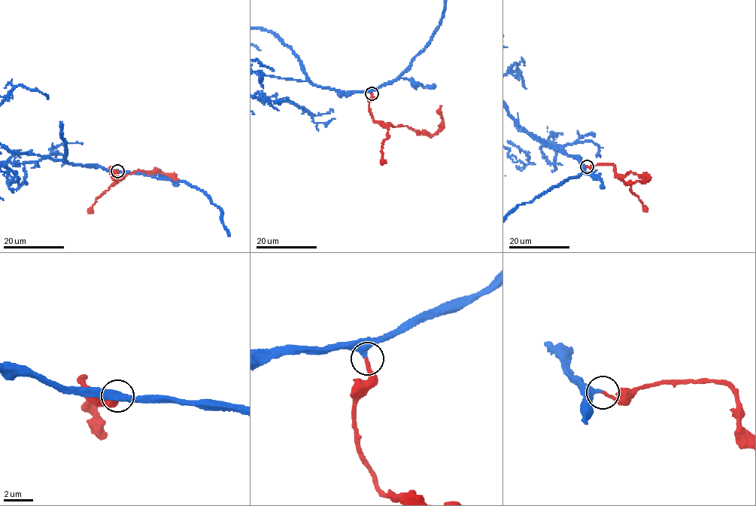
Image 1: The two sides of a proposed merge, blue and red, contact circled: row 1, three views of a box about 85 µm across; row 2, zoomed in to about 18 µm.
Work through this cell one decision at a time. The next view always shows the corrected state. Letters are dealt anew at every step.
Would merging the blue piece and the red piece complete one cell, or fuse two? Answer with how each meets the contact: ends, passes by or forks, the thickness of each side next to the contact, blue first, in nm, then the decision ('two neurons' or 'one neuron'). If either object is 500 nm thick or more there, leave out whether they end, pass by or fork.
blue ends; red ends; calibres 480 and 240 nm; one neuron

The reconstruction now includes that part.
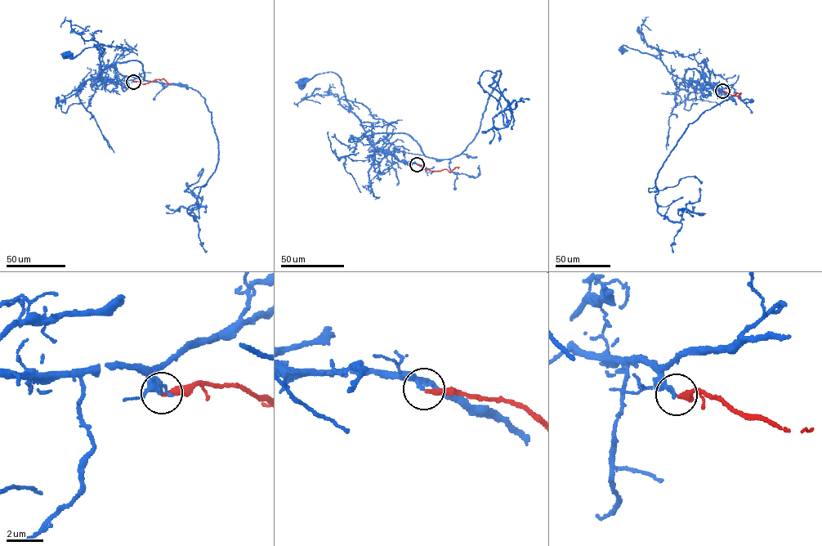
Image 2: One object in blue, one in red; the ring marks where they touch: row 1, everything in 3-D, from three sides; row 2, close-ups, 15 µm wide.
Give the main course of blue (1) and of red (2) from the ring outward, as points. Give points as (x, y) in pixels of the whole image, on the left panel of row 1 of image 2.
1: (133, 82), (113, 82), (100, 78), (100, 57), (104, 50), (101, 47), (85, 48), (75, 56), (65, 55)
2: (133, 82), (145, 83), (163, 78), (168, 85)

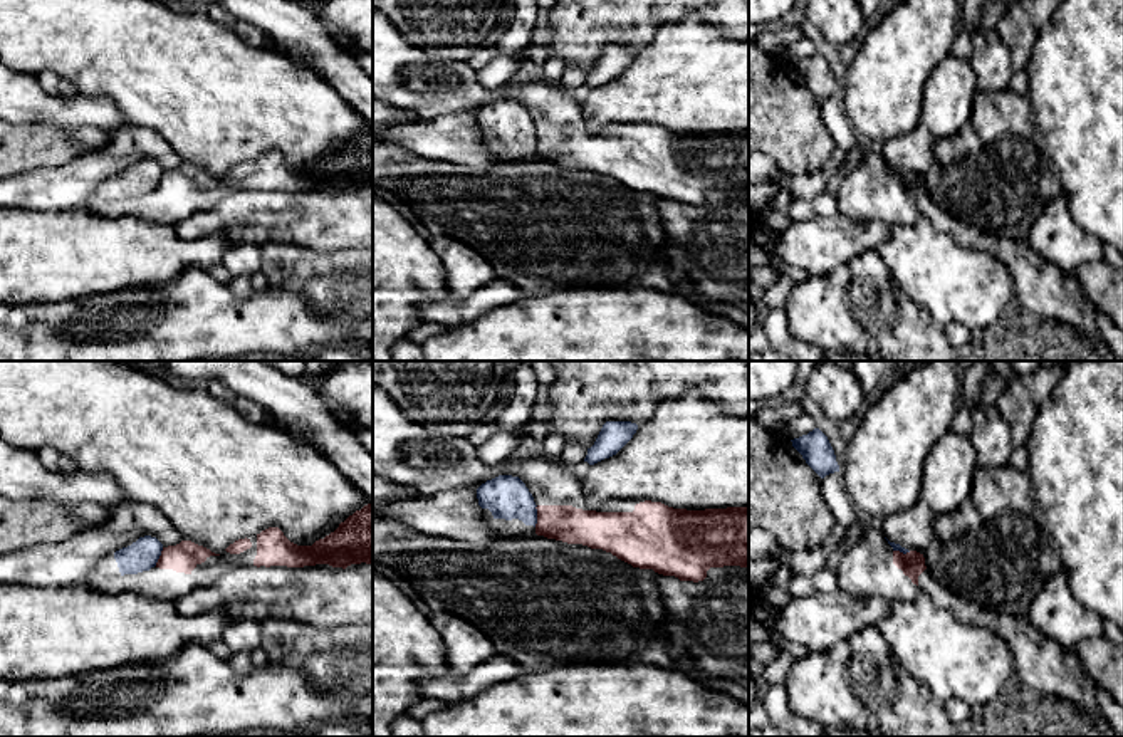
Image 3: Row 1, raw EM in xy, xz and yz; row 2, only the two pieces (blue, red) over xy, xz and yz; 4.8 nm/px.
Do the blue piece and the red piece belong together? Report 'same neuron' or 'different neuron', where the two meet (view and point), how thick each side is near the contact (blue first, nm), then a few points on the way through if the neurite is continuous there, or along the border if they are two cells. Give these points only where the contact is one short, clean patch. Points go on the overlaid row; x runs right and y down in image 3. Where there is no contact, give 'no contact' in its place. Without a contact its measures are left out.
different neuron | xz (536, 516) | 200/180 nm | along xz (537, 506), (534, 526)

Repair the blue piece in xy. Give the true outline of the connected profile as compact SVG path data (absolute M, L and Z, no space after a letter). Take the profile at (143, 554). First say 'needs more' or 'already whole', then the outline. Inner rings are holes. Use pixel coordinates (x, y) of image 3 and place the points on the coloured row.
needs more; M151 536L139 537L128 547L104 556L97 564L97 574L119 579L124 574L138 574L156 566L163 544Z

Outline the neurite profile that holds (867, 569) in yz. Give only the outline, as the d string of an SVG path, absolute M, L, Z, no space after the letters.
M878 524L848 546L836 579L854 598L910 601L920 593L918 576L927 569L923 554L895 551Z

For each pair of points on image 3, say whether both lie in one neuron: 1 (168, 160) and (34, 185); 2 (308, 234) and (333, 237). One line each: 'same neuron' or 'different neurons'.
1: same neuron
2: same neuron

